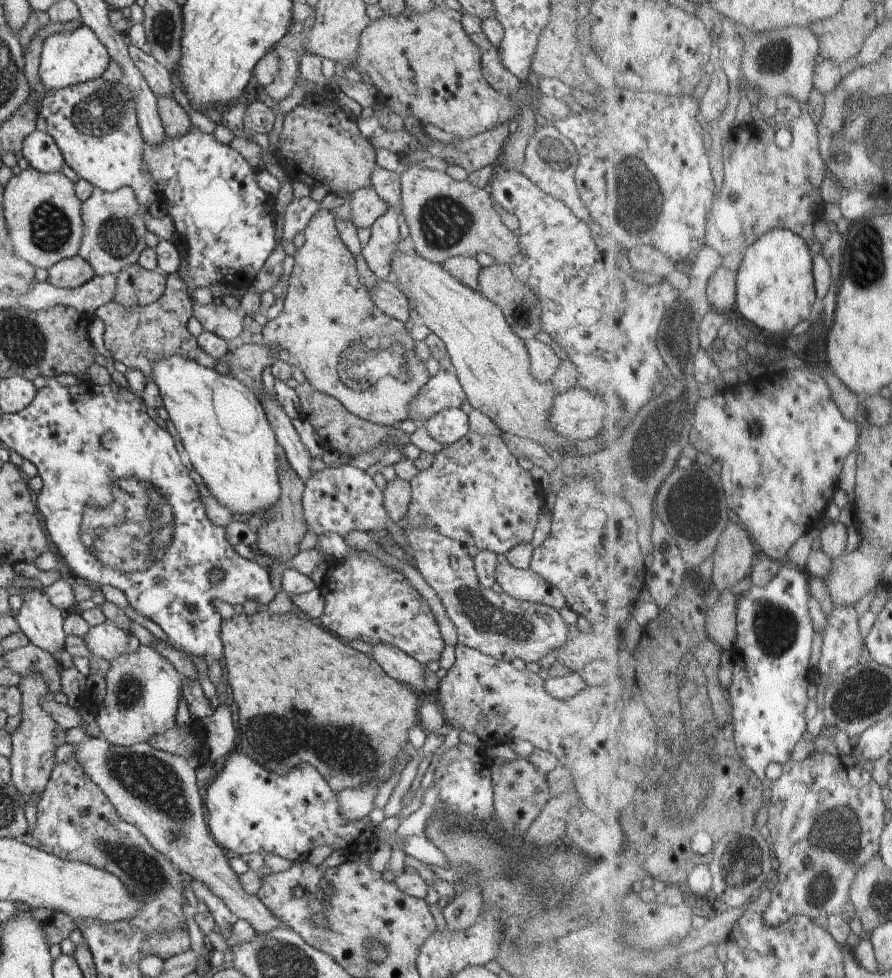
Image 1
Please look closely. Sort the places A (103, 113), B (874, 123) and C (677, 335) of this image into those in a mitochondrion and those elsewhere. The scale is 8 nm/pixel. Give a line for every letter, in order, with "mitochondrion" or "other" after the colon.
A: mitochondrion
B: mitochondrion
C: mitochondrion

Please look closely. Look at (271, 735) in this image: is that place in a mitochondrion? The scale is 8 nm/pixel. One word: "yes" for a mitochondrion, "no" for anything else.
yes

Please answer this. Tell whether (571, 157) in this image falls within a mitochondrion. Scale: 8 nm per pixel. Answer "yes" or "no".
yes

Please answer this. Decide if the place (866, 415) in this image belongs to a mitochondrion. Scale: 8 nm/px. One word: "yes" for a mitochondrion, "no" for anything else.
no

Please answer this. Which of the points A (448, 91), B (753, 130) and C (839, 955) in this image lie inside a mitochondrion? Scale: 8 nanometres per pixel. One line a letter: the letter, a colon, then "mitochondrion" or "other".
A: other
B: other
C: other

